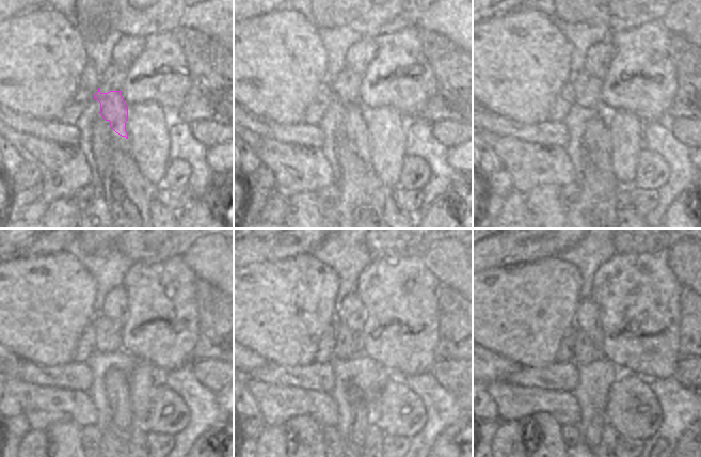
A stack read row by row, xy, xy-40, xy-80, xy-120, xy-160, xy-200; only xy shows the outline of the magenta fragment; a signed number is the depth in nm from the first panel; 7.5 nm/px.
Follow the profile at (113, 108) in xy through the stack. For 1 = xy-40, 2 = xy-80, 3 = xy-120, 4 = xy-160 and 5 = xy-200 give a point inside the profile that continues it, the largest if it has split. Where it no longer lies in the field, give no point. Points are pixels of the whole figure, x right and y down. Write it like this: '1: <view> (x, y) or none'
1: xy-40 (356, 115)
2: xy-80 (596, 129)
3: xy-120 (117, 393)
4: xy-160 (361, 408)
5: xy-200 (592, 437)

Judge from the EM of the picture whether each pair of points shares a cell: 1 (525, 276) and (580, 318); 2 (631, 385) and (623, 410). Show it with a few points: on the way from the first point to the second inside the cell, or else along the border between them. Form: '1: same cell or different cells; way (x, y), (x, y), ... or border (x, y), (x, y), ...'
1: different cells; border (580, 300), (573, 325)
2: same cell; way (630, 392), (630, 404)

